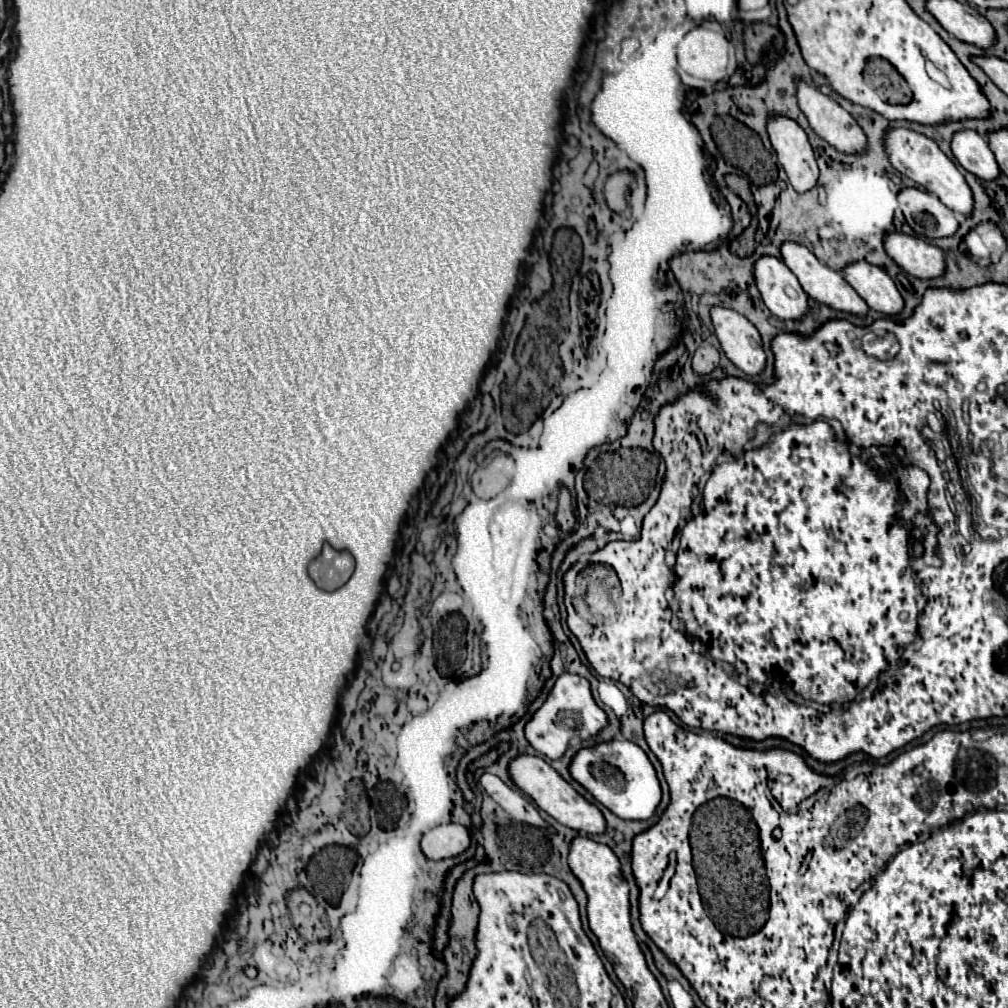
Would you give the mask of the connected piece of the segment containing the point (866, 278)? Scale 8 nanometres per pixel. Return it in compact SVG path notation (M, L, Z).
M865 260L849 262L841 270L843 278L857 290L869 308L893 316L903 308L903 298L885 270Z

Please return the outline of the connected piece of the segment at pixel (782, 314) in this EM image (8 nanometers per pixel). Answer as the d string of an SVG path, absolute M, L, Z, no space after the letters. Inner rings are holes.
M759 256L753 264L753 278L765 306L781 320L805 316L807 294L793 272L775 256Z

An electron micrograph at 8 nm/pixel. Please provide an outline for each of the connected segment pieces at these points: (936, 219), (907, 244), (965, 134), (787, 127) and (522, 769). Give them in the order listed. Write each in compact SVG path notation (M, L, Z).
M903 188L897 194L907 224L921 238L951 236L959 222L955 214L933 194L917 188Z
M889 232L883 238L883 246L889 258L915 278L935 278L945 270L943 250L917 236Z
M969 128L955 132L951 138L951 152L957 158L957 162L971 174L975 174L983 180L997 178L999 166L995 162L993 152L989 150L985 138L979 132L969 130Z
M775 114L773 118L769 118L767 134L793 188L797 192L815 188L819 168L805 130L791 118L781 118L781 114Z
M519 754L511 758L509 762L509 776L515 786L519 786L531 800L549 816L553 816L559 824L573 828L577 832L587 832L587 834L599 834L605 830L605 818L599 812L597 806L589 804L581 794L573 790L571 784L567 784L543 758L531 756L531 754Z

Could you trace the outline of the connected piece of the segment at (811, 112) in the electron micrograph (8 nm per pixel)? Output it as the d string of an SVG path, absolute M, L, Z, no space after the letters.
M797 78L797 100L799 100L799 108L801 112L805 114L805 118L809 120L809 126L823 138L827 140L831 146L835 146L837 150L841 152L849 152L849 154L855 154L855 152L861 152L865 148L865 134L863 130L859 128L859 124L855 122L855 118L845 110L841 108L831 96L819 92L817 88L813 88L809 82L805 82L803 78Z

